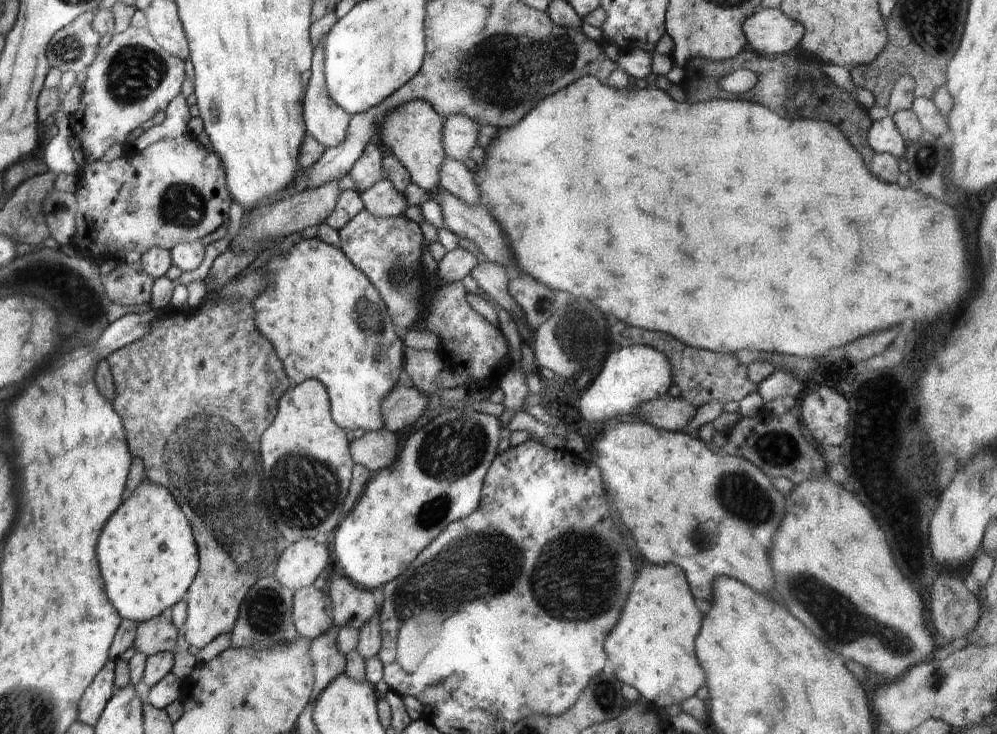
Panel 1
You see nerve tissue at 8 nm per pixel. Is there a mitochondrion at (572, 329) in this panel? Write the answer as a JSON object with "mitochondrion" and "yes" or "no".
{"mitochondrion":"yes"}

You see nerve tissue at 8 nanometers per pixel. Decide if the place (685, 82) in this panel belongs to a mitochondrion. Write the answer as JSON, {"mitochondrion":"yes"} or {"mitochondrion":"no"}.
{"mitochondrion":"no"}

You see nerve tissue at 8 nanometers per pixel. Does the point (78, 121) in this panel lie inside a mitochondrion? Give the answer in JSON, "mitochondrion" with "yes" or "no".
{"mitochondrion":"no"}

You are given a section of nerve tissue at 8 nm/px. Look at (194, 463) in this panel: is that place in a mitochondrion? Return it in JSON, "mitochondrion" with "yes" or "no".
{"mitochondrion":"yes"}

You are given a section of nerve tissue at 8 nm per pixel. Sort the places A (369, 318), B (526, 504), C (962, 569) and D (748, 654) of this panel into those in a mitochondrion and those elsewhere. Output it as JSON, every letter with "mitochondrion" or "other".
{"A":"mitochondrion","B":"other","C":"other","D":"other"}

